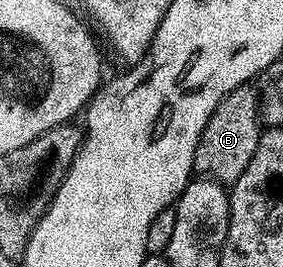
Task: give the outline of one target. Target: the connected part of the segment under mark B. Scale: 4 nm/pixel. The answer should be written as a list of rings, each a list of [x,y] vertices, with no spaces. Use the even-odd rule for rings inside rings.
[[[241,84],[224,98],[224,102],[220,102],[220,106],[216,106],[212,118],[208,118],[208,126],[204,126],[204,134],[200,134],[200,142],[196,146],[194,172],[217,180],[223,186],[234,185],[240,174],[244,174],[244,166],[252,162],[252,154],[256,154],[263,131],[257,87]]]

